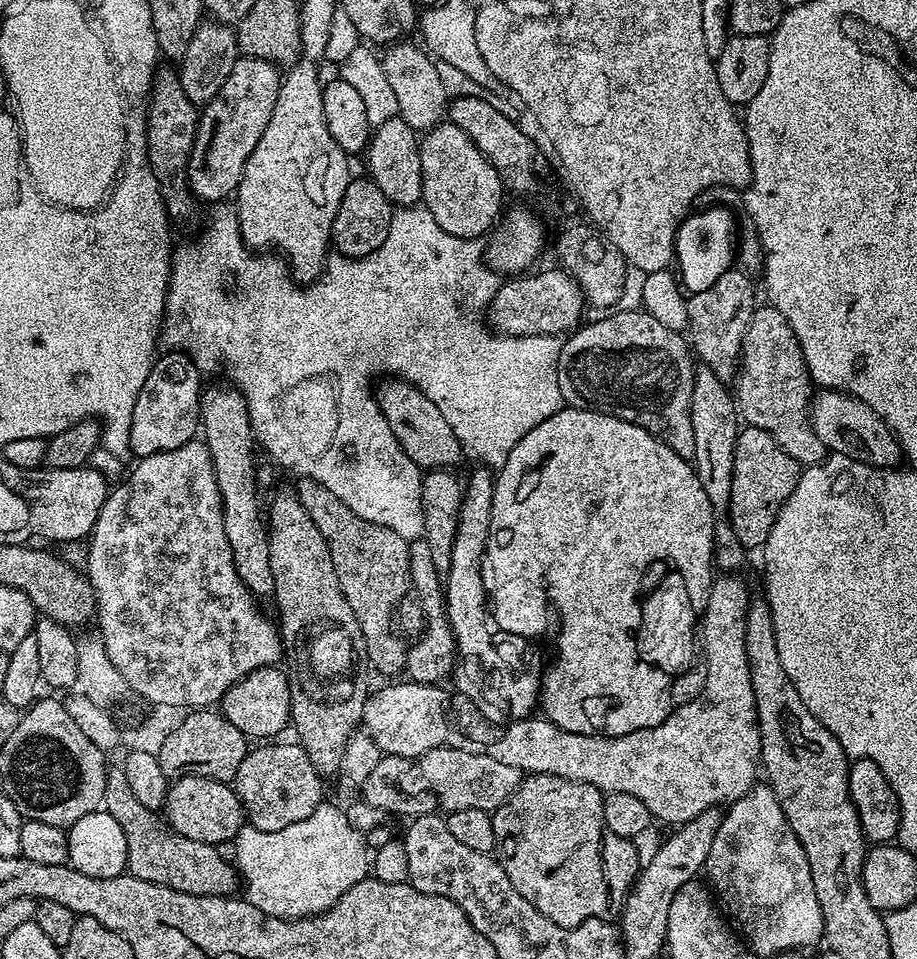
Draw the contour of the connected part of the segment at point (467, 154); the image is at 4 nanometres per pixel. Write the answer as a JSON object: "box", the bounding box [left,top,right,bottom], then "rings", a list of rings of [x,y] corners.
{"box":[420,122,506,239],"rings":[[[441,122],[423,133],[420,161],[423,207],[434,214],[434,222],[438,222],[446,234],[462,239],[480,238],[484,231],[487,233],[497,223],[496,215],[506,195],[505,184],[496,173],[495,166],[458,126]]]}

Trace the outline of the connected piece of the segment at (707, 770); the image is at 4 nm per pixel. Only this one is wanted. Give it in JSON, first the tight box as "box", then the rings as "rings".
{"box":[542,574,760,826],"rings":[[[720,574],[713,579],[712,589],[708,591],[708,601],[702,609],[702,619],[698,624],[698,636],[704,639],[704,657],[702,663],[706,670],[706,686],[702,686],[702,694],[698,694],[698,698],[694,698],[690,702],[673,707],[671,711],[665,715],[661,724],[655,724],[653,728],[636,728],[629,730],[623,734],[574,734],[559,728],[557,724],[548,722],[544,728],[544,764],[542,770],[551,776],[558,778],[566,778],[567,780],[577,780],[578,782],[590,783],[595,788],[599,788],[601,792],[607,794],[617,792],[618,794],[634,794],[634,798],[639,798],[641,802],[646,802],[646,809],[650,810],[650,814],[657,821],[661,820],[664,824],[672,824],[671,826],[679,826],[690,822],[694,818],[698,818],[703,811],[711,808],[720,808],[724,804],[732,804],[735,800],[740,800],[749,795],[752,785],[757,783],[757,768],[760,764],[760,727],[756,721],[756,703],[754,702],[754,686],[750,682],[750,662],[746,658],[746,614],[750,603],[750,595],[748,596],[748,588],[739,580],[736,574]]]}

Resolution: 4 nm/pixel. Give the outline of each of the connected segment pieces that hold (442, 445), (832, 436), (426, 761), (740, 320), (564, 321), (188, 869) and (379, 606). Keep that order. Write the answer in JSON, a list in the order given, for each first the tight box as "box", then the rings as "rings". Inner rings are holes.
[{"box":[375,378,466,470],"rings":[[[388,378],[385,381],[380,389],[375,389],[376,405],[382,410],[394,438],[405,454],[421,470],[455,469],[455,464],[466,456],[466,452],[454,434],[450,422],[442,418],[440,405],[430,402],[430,398],[426,398],[426,394],[422,394],[422,390],[415,384],[408,384],[399,378]]]},{"box":[810,390,901,468],"rings":[[[820,390],[812,397],[810,423],[829,453],[849,456],[849,461],[867,464],[873,468],[894,468],[901,463],[900,442],[892,429],[866,402],[854,398],[848,392]]]},{"box":[418,748,515,813],"rings":[[[432,748],[425,752],[418,760],[427,791],[436,795],[436,803],[445,813],[454,810],[486,810],[493,813],[500,808],[514,794],[515,788],[512,786],[512,770],[514,766],[505,766],[503,762],[498,762],[498,758],[490,758],[483,754],[470,753],[464,756],[466,750],[457,748]]]},{"box":[687,270,758,382],"rings":[[[743,270],[726,271],[708,290],[687,297],[690,348],[705,368],[714,370],[722,381],[728,382],[737,375],[740,351],[752,313],[758,307],[756,292],[752,289],[753,277]]]},{"box":[487,266,586,338],"rings":[[[553,266],[549,272],[540,272],[537,276],[532,275],[524,274],[516,279],[508,278],[499,285],[493,300],[489,302],[487,323],[502,336],[560,338],[581,327],[585,319],[583,316],[586,301],[576,285],[576,279],[556,266]]]},{"box":[102,770,241,897],"rings":[[[122,770],[109,771],[102,808],[122,826],[122,834],[126,834],[127,871],[131,875],[188,895],[231,897],[241,887],[237,869],[219,856],[217,845],[194,842],[194,838],[186,838],[168,827],[153,809],[142,806],[142,802],[134,798]]]},{"box":[295,479,410,678],"rings":[[[305,479],[299,483],[295,485],[295,494],[306,514],[314,518],[314,526],[330,550],[336,567],[336,584],[344,591],[346,602],[350,602],[360,623],[367,663],[371,667],[373,664],[382,675],[392,676],[388,678],[399,677],[405,671],[406,645],[394,632],[394,618],[404,594],[410,590],[409,541],[386,526],[358,518],[358,514],[354,514],[346,502],[330,494],[326,486]]]}]

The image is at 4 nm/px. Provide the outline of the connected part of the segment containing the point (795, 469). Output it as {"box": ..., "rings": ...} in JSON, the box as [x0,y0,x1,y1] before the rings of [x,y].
{"box":[726,426,802,550],"rings":[[[747,426],[739,429],[734,446],[734,482],[730,486],[730,502],[726,519],[732,525],[738,542],[745,550],[763,549],[764,543],[770,538],[770,530],[774,526],[778,514],[784,510],[786,498],[790,498],[794,486],[801,483],[800,472],[802,472],[802,466],[799,462],[790,458],[790,454],[786,454],[786,450],[782,450],[782,446],[778,446],[776,439],[770,434],[766,434],[766,430]]]}

